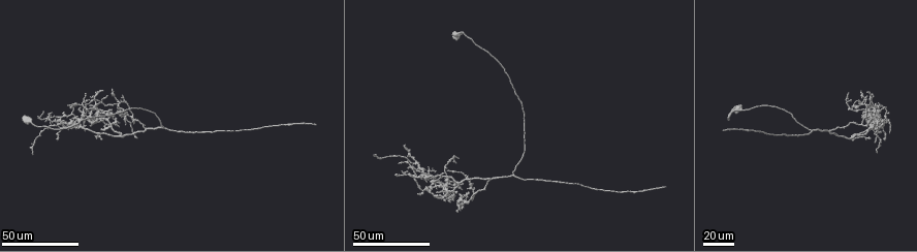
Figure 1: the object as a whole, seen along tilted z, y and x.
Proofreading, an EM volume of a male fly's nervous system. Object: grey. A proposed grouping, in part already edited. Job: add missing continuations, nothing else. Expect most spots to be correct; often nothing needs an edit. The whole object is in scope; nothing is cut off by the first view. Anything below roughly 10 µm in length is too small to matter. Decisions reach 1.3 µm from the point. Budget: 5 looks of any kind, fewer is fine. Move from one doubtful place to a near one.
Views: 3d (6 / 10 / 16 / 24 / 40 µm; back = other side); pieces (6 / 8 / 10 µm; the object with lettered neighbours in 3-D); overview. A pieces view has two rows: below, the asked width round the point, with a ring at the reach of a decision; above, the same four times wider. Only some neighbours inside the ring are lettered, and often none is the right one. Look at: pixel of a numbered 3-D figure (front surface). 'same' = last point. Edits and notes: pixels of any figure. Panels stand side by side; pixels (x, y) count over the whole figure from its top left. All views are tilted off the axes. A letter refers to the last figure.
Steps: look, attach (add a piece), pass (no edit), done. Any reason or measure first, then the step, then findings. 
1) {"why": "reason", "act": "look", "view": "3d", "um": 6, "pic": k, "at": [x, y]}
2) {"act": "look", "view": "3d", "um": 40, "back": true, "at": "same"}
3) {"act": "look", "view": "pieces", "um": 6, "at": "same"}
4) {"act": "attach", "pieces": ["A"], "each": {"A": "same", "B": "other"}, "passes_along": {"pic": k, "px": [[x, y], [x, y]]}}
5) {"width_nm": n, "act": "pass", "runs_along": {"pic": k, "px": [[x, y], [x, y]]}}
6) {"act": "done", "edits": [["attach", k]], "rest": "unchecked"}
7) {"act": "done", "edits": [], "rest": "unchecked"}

{"why": "end of a long branch", "act": "look", "view": "3d", "um": 40, "pic": 1, "at": [103, 89]}

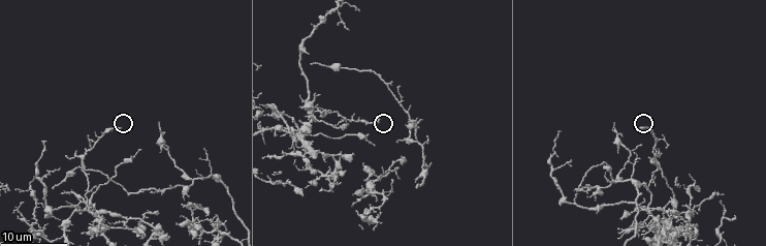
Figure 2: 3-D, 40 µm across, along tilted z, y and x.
{"why": "see the neighbours", "act": "look", "view": "pieces", "um": 10, "pic": 2, "at": [121, 127]}

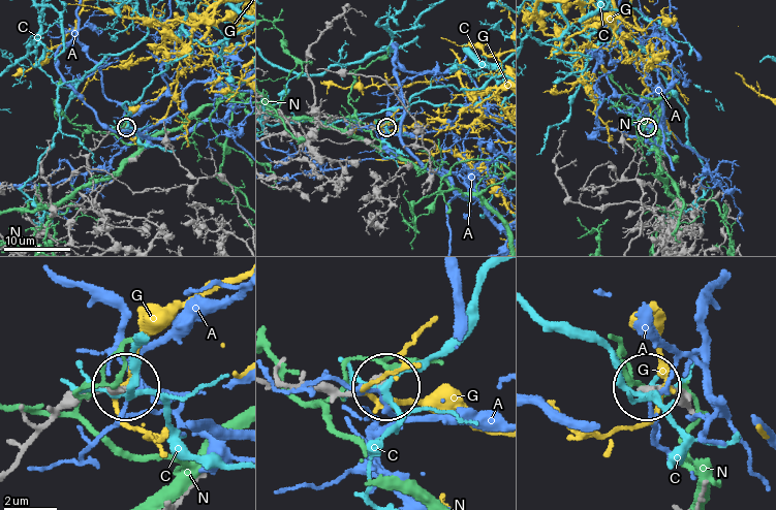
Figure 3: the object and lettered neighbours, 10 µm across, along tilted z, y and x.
{"act": "pass", "each": {"A": "other", "C": "other", "G": "other", "N": "other"}, "found": "none of them fits"}

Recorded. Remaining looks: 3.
{"why": "long arm stops here", "act": "look", "view": "3d", "um": 24, "pic": 1, "at": [418, 194]}

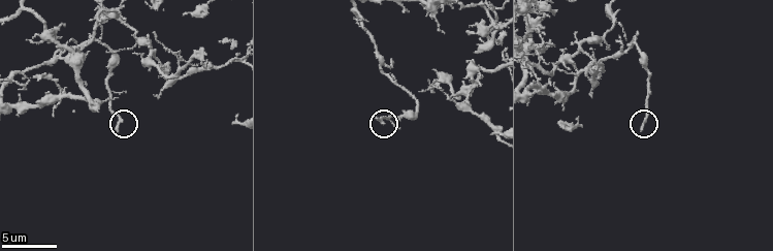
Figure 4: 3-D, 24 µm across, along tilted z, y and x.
{"act": "look", "view": "pieces", "um": 8, "pic": 4, "at": [117, 131]}

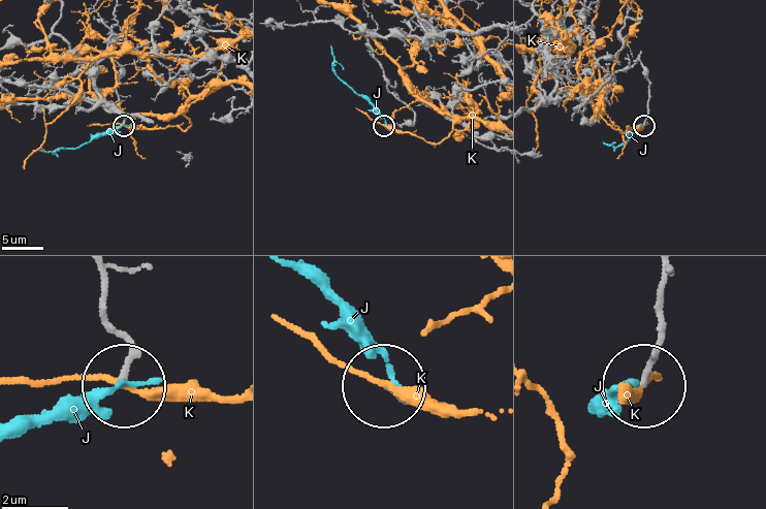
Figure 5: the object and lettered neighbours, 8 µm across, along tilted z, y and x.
{"act": "pass", "each": {"J": "other", "K": "other"}, "runs_along": {"pic": 5, "px": [[101, 280], [103, 321], [128, 355], [126, 386]]}, "found": "none of them fits"}

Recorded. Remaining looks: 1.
{"act": "done", "edits": [], "rest": "unchecked"}

